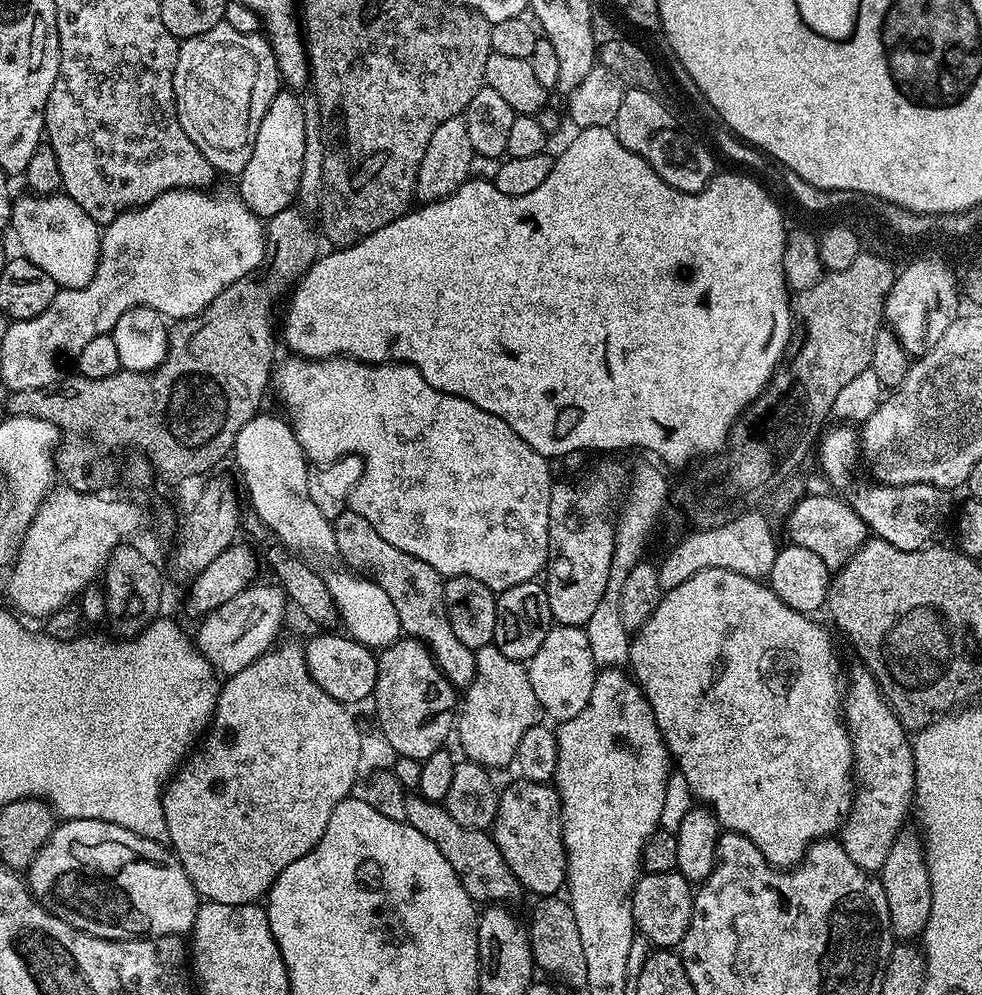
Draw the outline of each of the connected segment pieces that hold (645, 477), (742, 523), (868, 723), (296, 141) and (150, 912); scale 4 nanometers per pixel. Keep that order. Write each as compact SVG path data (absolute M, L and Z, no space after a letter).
M655 463L652 464L638 465L636 474L634 470L634 479L631 481L630 491L626 496L626 506L619 509L616 520L616 545L612 559L612 576L608 580L606 594L602 594L602 602L598 602L598 610L594 610L594 615L586 626L593 658L600 666L622 668L628 664L631 641L630 634L622 626L622 618L618 610L618 594L622 590L622 582L629 570L645 559L644 543L651 538L652 531L655 530L656 523L659 522L668 500L670 504L670 484L664 481L663 474L659 472L661 469Z
M760 510L743 512L738 518L717 528L703 528L689 533L685 540L678 541L665 554L664 561L659 561L658 582L665 590L686 582L686 578L694 578L694 574L707 568L734 570L734 574L763 581L768 575L770 566L774 566L778 544L775 544L768 520Z
M867 670L861 671L861 676L851 685L846 688L846 695L842 701L843 704L843 719L846 721L848 736L852 739L852 759L854 761L854 780L858 787L854 792L854 799L852 801L852 809L848 811L844 818L842 827L838 832L838 839L840 845L846 850L846 854L850 854L850 859L858 865L864 872L871 872L873 874L879 873L882 862L886 862L886 854L890 854L890 846L894 846L894 838L898 838L898 834L905 827L904 819L910 816L910 809L914 804L914 793L916 791L916 767L914 766L914 758L912 757L912 740L910 739L909 729L902 726L902 722L894 714L894 710L884 700L884 695L880 693L880 688L876 684L876 679L871 676Z
M281 90L276 93L274 102L270 102L270 110L266 110L266 118L262 118L262 126L258 126L258 138L254 138L254 154L250 154L250 162L246 162L244 169L238 173L240 197L255 216L267 218L293 207L300 191L302 158L305 150L306 122L301 97L295 91Z
M66 820L57 823L48 841L36 851L36 857L26 869L26 887L47 912L53 912L55 916L62 918L62 922L66 922L86 934L107 940L139 940L150 936L180 936L191 933L198 907L196 888L190 882L186 870L182 870L182 862L167 843L142 838L122 826L114 826L110 822L101 820Z

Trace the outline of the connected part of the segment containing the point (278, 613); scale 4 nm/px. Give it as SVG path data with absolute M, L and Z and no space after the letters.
M251 583L199 621L200 629L194 632L194 643L221 677L227 678L238 674L238 670L246 670L256 657L263 656L277 643L276 635L284 624L288 608L290 612L290 601L279 583L271 583Z

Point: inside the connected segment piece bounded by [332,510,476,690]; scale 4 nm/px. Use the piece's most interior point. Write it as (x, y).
(417, 590)

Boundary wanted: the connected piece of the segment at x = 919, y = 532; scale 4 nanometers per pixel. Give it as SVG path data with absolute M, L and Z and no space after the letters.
M864 484L857 492L847 493L846 499L862 518L869 533L877 540L890 542L898 550L909 552L929 547L953 515L952 500L947 491L932 484Z

